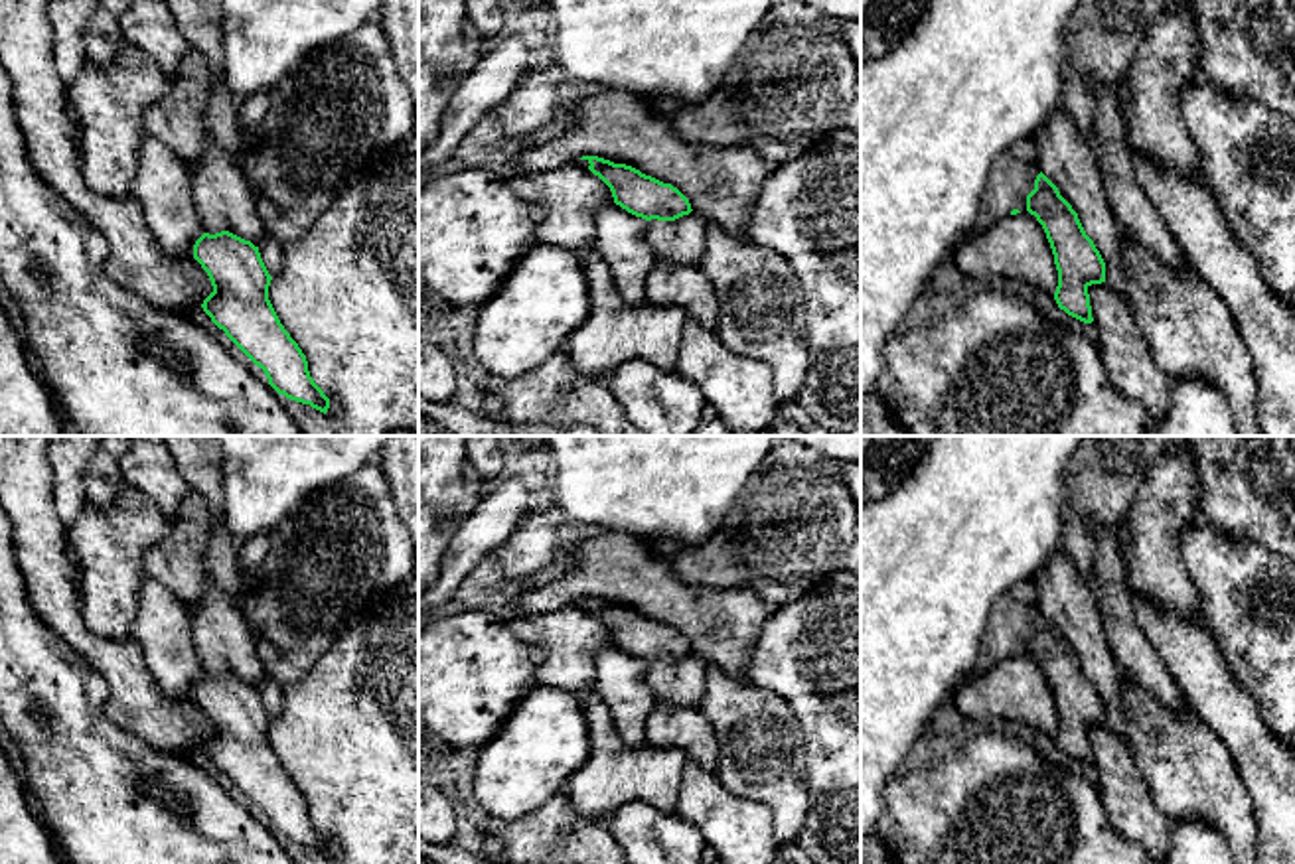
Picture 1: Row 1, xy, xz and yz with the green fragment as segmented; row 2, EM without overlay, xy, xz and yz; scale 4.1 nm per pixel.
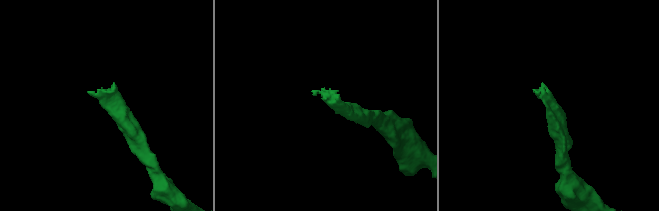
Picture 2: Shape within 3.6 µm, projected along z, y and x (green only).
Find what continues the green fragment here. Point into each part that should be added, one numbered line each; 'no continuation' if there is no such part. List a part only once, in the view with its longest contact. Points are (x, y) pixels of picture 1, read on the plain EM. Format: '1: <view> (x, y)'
1: yz (1013, 618)

